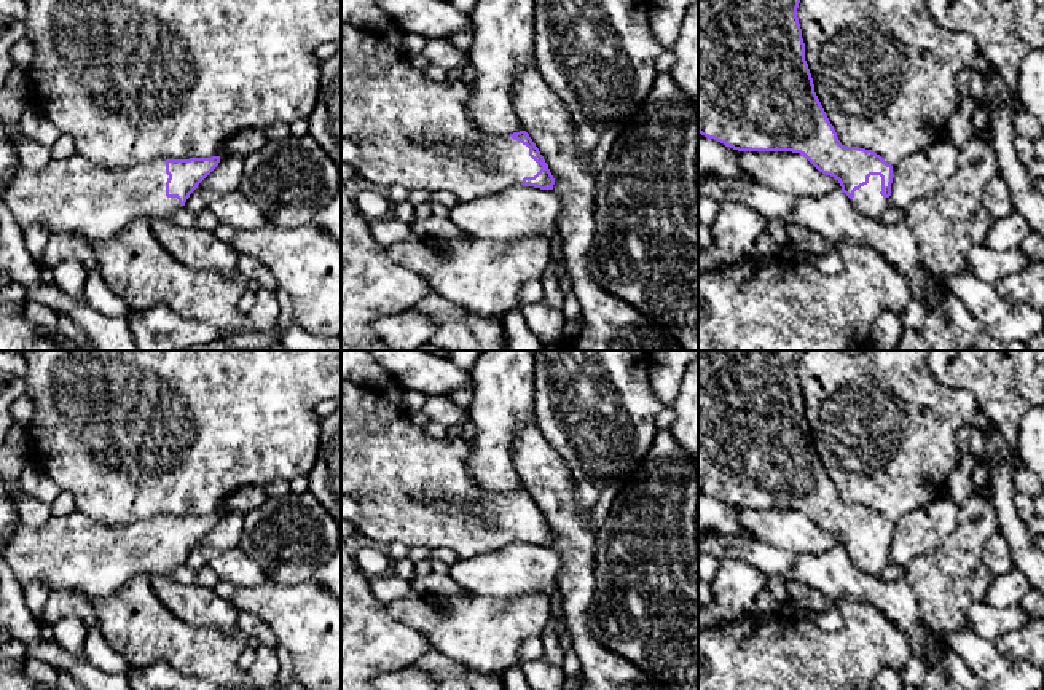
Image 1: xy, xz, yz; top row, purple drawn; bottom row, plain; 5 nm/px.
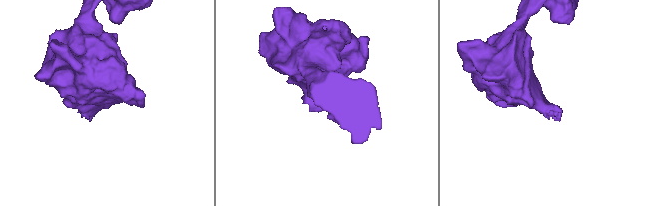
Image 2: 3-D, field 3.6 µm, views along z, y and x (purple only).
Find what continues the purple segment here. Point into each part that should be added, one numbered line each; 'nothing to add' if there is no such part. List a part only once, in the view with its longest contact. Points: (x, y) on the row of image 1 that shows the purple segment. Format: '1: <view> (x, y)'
1: xz (412, 131)

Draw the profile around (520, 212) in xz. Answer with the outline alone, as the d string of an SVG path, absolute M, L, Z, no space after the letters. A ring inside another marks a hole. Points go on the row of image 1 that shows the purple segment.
M512 186L502 193L457 202L449 214L451 222L465 234L475 239L512 242L528 237L544 237L551 244L556 241L561 202L553 190L534 186Z

